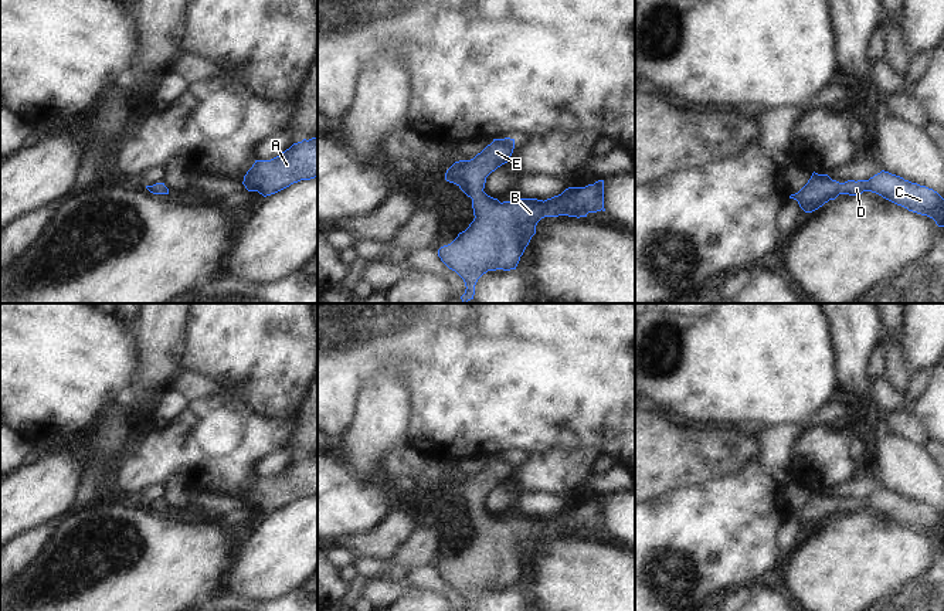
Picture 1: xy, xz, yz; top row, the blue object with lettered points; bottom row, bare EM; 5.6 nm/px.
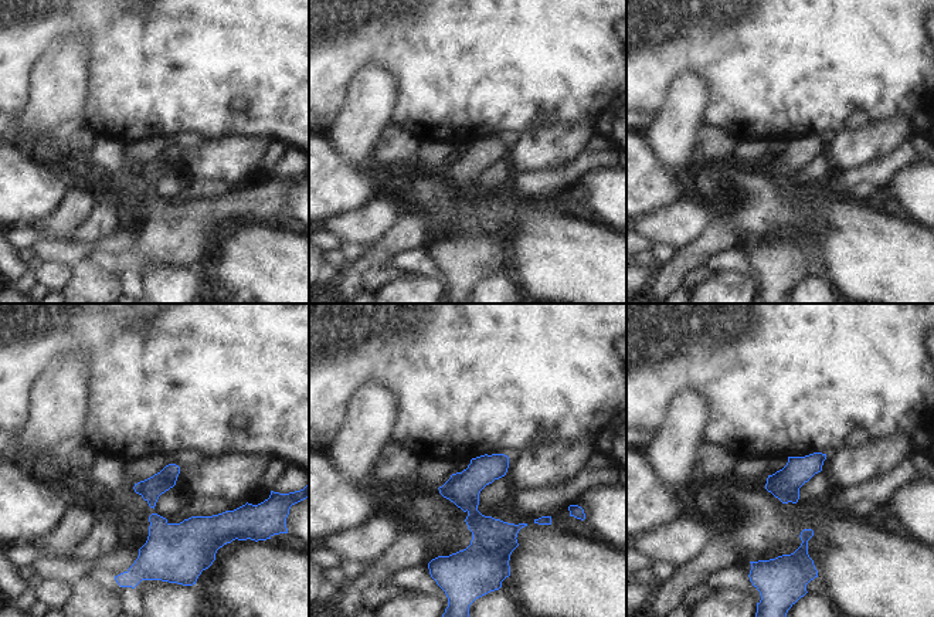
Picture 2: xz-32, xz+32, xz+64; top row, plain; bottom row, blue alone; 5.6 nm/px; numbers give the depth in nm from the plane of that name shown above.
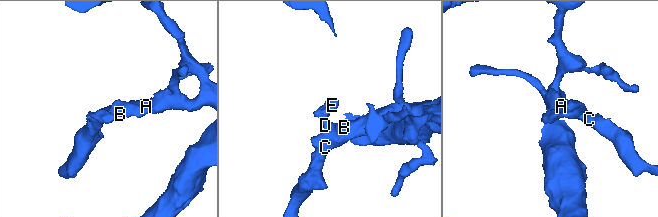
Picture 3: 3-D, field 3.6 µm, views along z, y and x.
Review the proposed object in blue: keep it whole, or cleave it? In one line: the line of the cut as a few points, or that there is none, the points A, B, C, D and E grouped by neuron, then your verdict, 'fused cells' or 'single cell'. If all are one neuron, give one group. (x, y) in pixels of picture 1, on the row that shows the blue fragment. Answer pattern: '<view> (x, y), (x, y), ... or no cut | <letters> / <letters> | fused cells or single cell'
no cut | A B C D E | single cell

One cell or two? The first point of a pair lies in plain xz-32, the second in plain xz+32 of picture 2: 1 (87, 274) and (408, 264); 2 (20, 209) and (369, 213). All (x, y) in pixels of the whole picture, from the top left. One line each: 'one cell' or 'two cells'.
1: two cells
2: two cells

